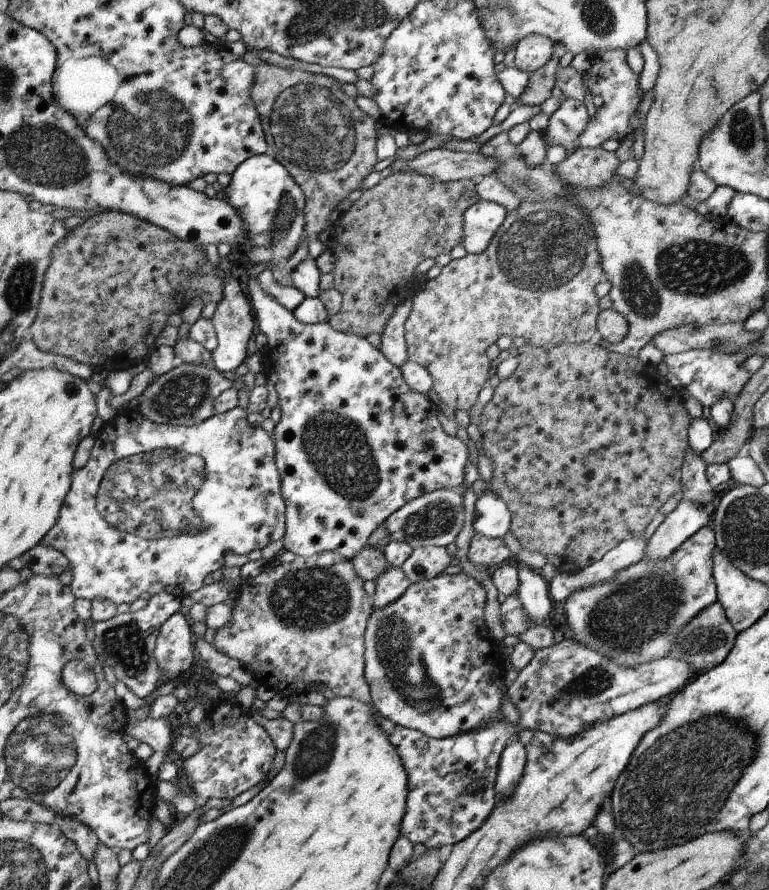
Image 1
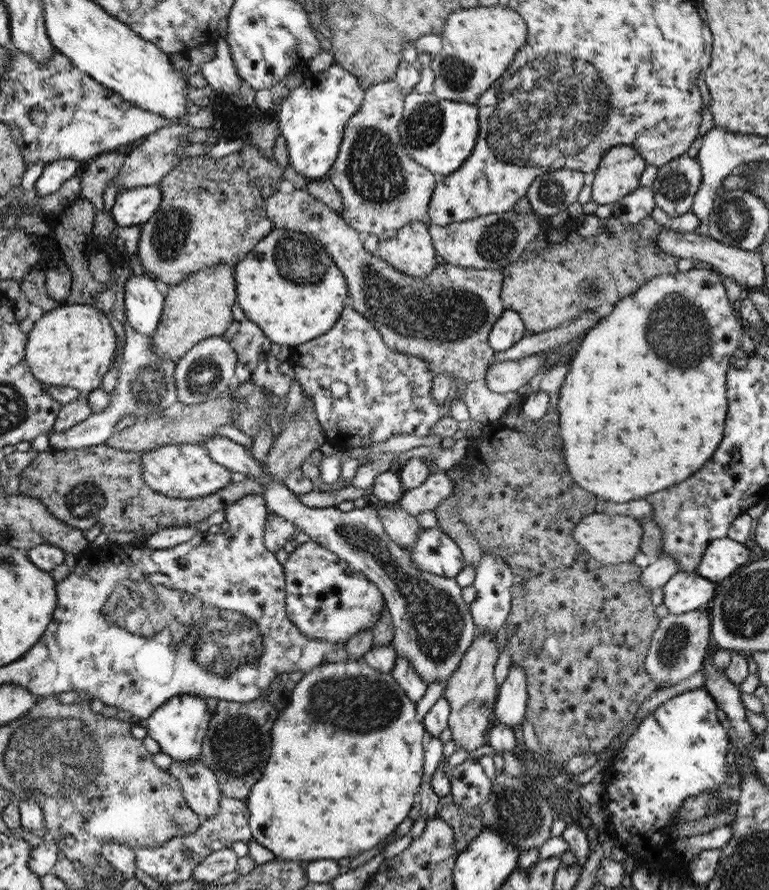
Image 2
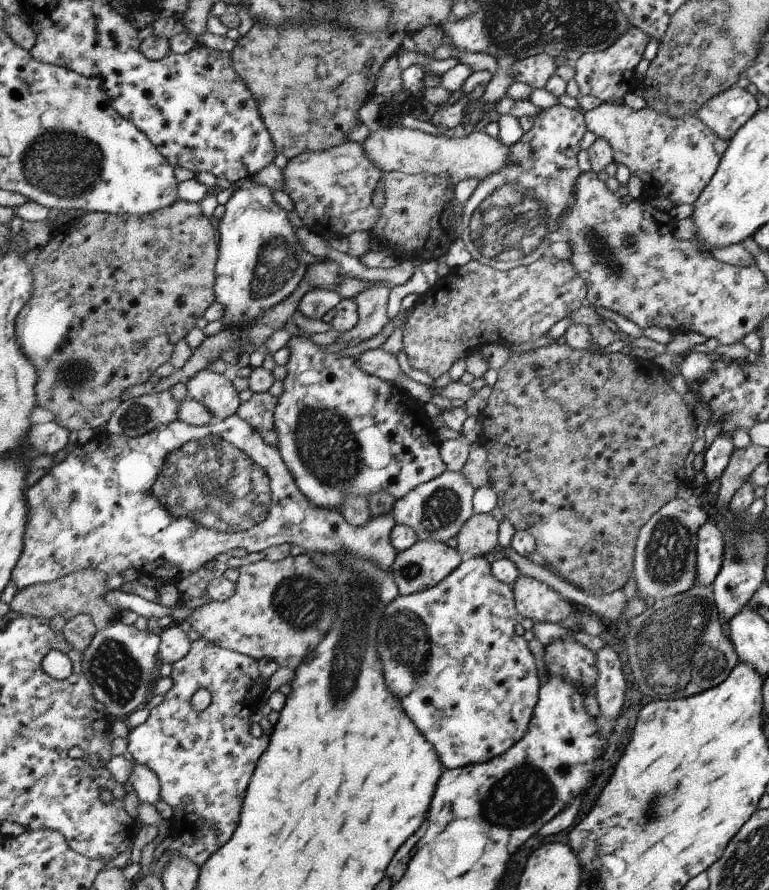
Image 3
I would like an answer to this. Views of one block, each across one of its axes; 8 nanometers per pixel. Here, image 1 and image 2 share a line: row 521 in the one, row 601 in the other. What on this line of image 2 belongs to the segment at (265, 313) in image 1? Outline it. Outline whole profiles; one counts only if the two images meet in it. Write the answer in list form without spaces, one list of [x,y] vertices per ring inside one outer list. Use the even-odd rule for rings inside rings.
[[[312,540],[289,549],[286,572],[286,612],[307,638],[340,644],[378,622],[384,610],[384,595],[364,573],[352,569],[339,555]]]

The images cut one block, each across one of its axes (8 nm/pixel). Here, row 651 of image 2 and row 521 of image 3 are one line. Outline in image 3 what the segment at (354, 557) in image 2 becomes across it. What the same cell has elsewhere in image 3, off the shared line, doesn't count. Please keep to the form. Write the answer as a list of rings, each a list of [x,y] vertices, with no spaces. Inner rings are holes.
[[[444,471],[440,476],[420,484],[408,494],[395,500],[392,516],[396,524],[404,524],[414,530],[420,540],[436,540],[445,543],[454,538],[466,520],[472,516],[475,488],[461,472]]]

